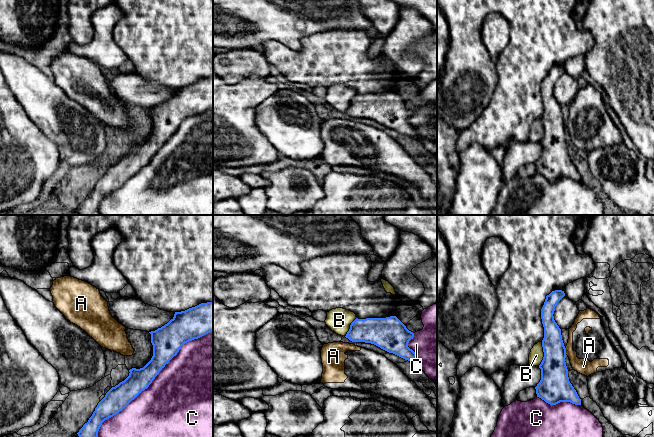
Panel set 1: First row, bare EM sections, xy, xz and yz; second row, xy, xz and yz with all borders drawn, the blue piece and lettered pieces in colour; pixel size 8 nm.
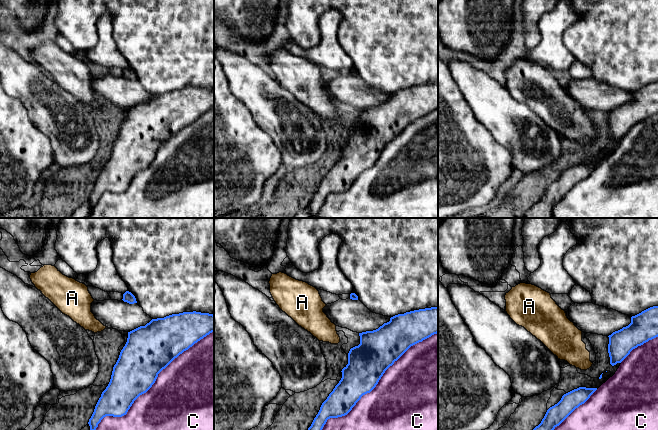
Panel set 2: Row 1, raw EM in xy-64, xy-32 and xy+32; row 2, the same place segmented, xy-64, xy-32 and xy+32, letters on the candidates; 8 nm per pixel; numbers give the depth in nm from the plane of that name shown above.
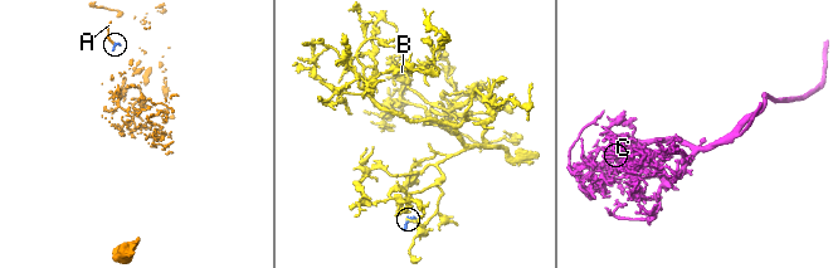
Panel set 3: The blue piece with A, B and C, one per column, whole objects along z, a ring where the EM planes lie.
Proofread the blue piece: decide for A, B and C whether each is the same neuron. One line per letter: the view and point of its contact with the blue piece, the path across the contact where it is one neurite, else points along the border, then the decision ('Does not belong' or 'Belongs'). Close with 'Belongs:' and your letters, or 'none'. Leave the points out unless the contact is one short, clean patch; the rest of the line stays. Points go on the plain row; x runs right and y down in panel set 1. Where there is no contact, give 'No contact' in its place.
A: Touches blue at yz (565, 128). Boundary: yz (565, 124), (567, 131). Does not belong
B: Touches blue at yz (544, 130). Does not belong
C: Touches blue at xy (151, 158). Does not belong
Belongs: none

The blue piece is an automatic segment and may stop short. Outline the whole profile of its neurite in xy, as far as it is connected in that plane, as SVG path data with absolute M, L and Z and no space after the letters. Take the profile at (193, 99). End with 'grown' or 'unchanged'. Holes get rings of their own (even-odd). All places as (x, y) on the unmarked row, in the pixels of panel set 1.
M213 78L201 79L185 87L175 88L167 100L149 108L153 121L151 136L143 144L130 145L129 152L106 169L88 198L77 209L79 214L98 215L102 199L122 187L147 165L185 119L210 108L213 108Z; unchanged

